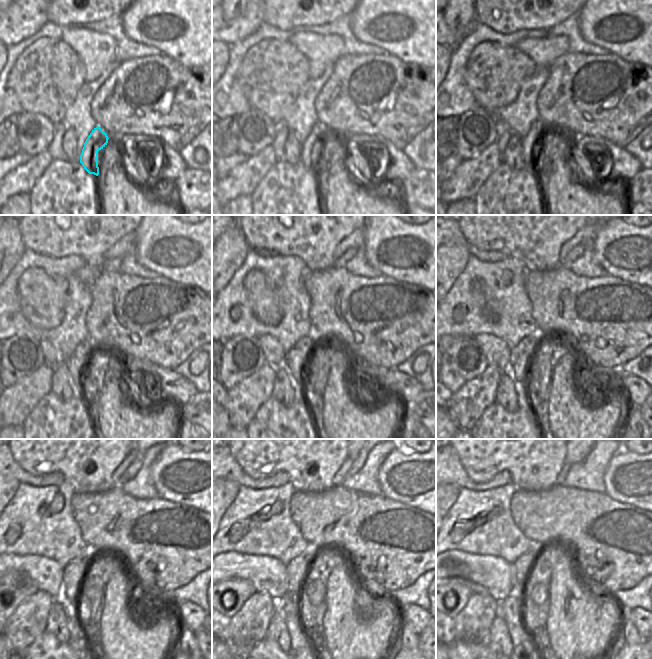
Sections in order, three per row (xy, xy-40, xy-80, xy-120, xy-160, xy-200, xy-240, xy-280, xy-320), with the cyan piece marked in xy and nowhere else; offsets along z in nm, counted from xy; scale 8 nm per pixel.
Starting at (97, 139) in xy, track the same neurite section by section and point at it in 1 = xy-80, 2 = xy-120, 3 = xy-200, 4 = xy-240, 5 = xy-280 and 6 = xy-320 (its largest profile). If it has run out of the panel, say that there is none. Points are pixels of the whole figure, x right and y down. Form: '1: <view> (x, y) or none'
1: xy-80 (531, 143)
2: xy-120 (77, 364)
3: xy-200 (521, 355)
4: xy-240 (74, 572)
5: xy-280 (297, 569)
6: xy-320 (522, 565)

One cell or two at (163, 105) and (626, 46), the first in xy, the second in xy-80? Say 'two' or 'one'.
two

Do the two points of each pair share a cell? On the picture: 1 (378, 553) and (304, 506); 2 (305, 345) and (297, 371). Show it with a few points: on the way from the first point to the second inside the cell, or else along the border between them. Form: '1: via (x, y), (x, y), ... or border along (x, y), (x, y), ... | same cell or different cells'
1: via (359, 536), (339, 517), (323, 517) | same cell
2: via (302, 351), (297, 358), (297, 365) | same cell

